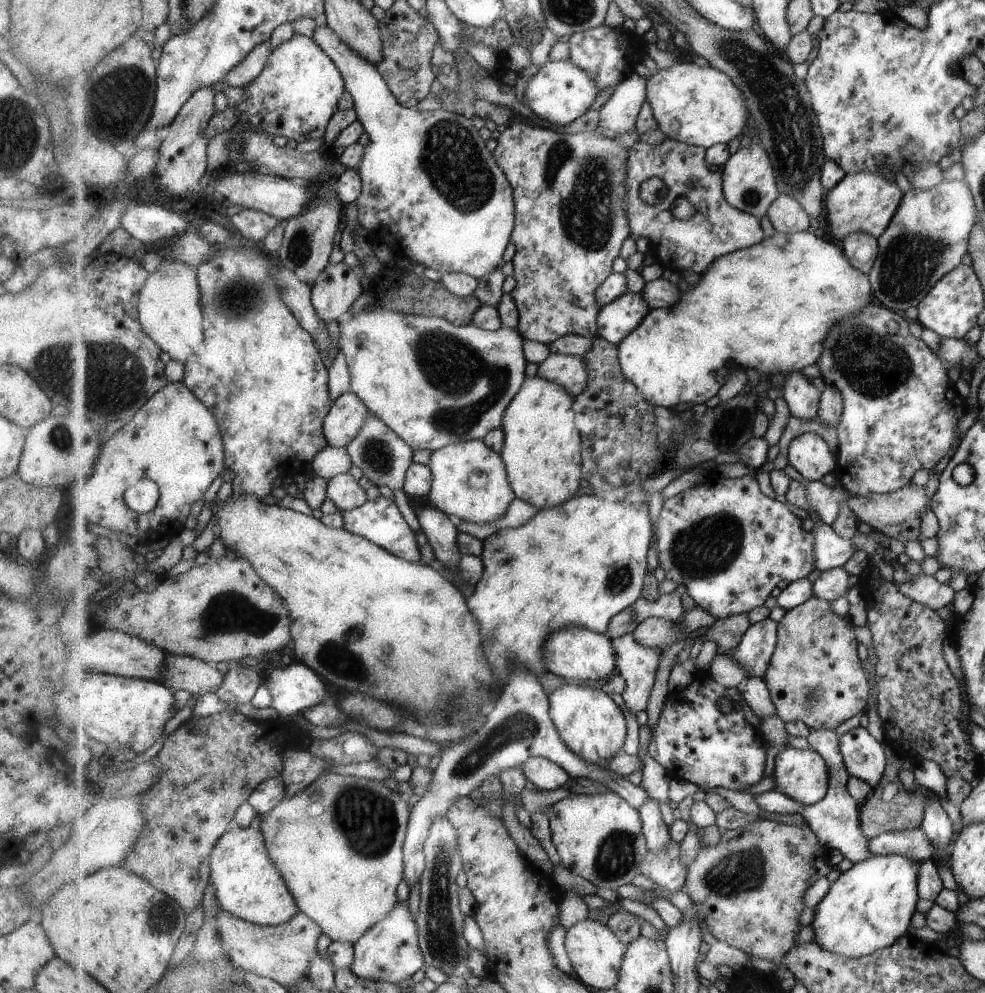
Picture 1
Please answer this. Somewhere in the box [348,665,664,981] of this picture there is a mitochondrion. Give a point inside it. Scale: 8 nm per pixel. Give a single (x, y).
(443, 943)

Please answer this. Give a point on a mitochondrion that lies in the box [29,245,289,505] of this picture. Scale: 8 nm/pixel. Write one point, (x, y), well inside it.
(102, 376)

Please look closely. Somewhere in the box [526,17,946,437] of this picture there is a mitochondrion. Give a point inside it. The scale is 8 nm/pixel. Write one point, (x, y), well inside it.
(787, 118)

